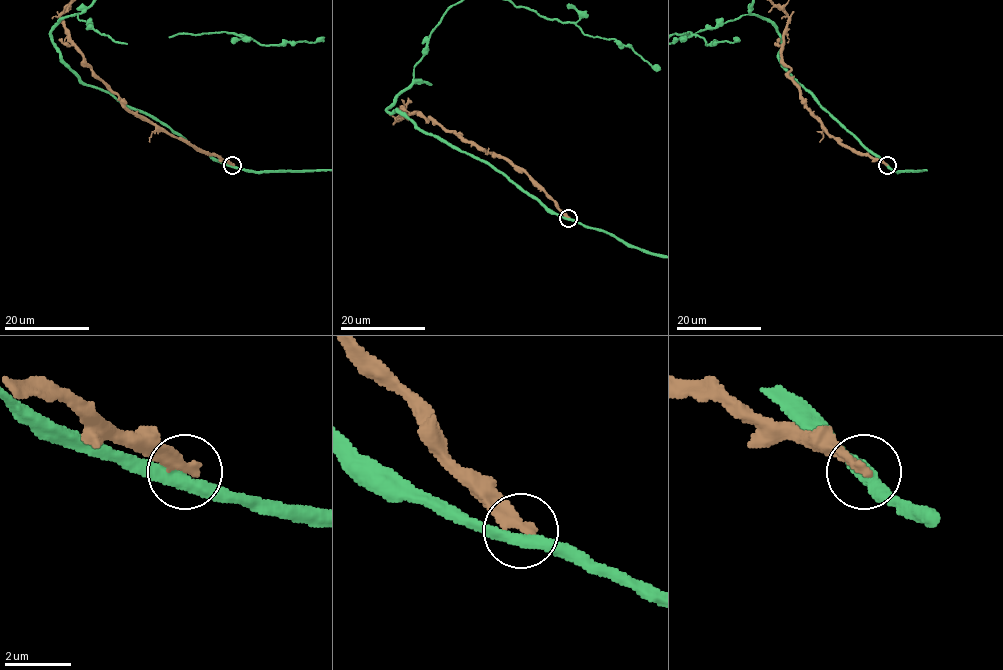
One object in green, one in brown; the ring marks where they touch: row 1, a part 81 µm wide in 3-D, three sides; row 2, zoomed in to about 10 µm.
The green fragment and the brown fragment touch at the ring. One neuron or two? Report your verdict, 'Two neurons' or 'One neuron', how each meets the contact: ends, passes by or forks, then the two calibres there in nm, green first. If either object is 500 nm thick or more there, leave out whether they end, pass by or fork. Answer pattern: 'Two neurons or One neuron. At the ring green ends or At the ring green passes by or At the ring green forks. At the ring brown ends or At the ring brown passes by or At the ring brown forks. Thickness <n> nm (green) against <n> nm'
Two neurons. At the ring green passes by. At the ring brown ends. Thickness 380 nm (green) against 320 nm

